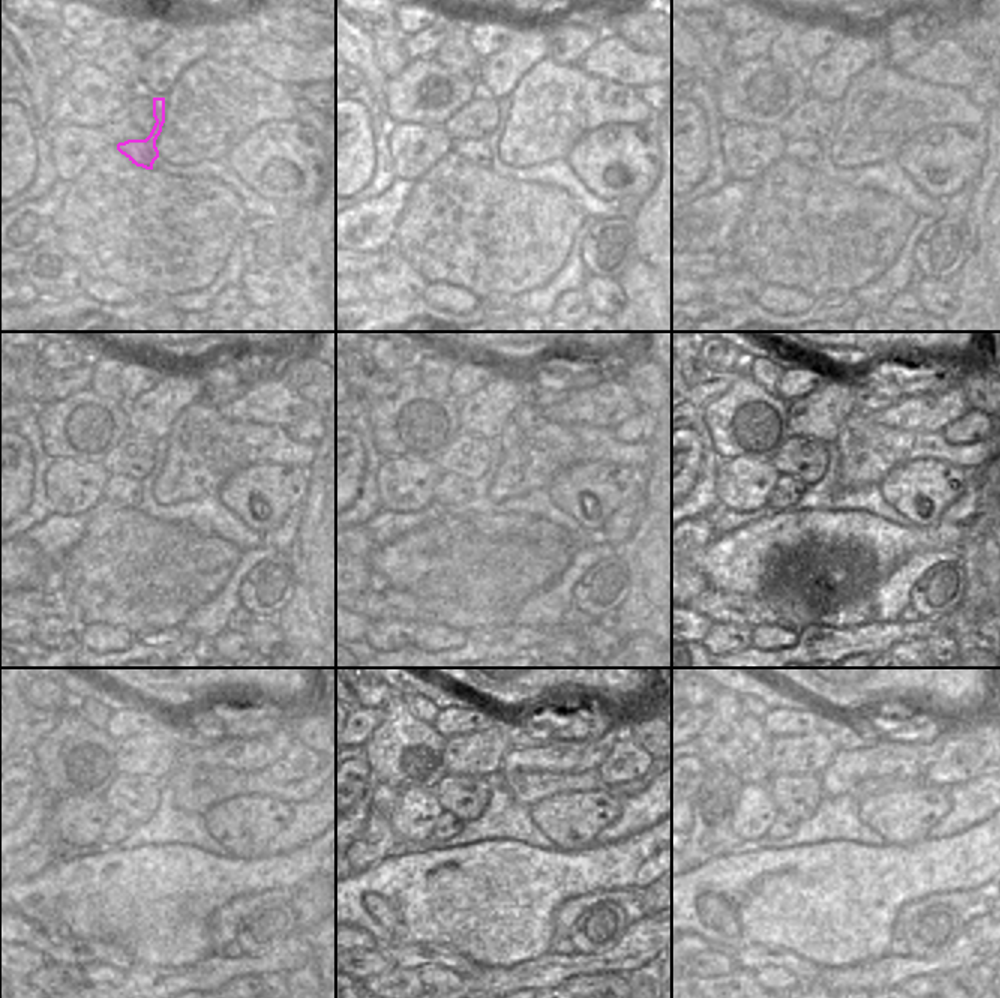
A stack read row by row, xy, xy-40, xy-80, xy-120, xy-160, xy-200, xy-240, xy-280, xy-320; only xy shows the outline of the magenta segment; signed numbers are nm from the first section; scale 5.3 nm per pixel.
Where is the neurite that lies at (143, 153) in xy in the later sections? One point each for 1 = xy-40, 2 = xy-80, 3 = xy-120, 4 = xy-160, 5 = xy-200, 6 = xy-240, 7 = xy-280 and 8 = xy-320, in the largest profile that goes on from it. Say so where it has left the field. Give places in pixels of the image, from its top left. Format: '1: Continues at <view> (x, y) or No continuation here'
1: Continues at xy-40 (476, 152)
2: Continues at xy-80 (805, 152)
3: Continues at xy-120 (122, 489)
4: Continues at xy-160 (452, 489)
5: Continues at xy-200 (787, 489)
6: Continues at xy-240 (116, 829)
7: Continues at xy-280 (447, 826)
8: Continues at xy-320 (783, 826).

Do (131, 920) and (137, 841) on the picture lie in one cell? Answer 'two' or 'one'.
two

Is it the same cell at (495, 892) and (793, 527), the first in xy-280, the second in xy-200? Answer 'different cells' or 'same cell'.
same cell

